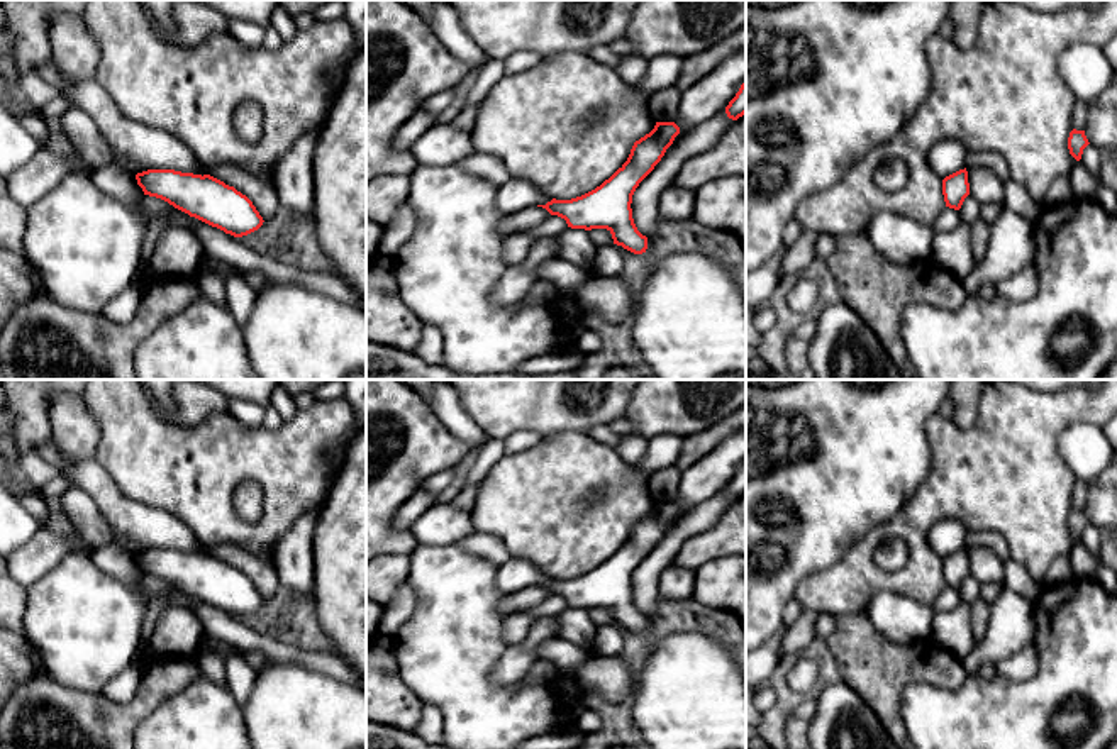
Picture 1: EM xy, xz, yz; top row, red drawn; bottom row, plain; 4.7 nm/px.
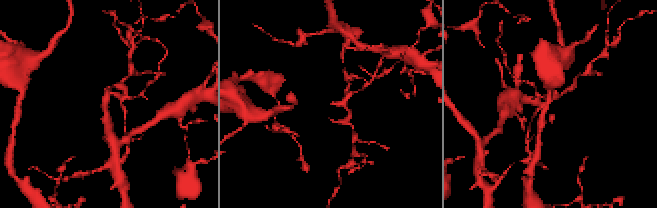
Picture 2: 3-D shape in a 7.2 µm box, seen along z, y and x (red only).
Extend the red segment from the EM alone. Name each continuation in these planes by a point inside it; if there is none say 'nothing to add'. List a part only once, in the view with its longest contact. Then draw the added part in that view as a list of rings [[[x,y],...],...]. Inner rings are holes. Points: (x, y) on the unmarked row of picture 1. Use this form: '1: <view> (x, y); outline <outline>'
nothing to add

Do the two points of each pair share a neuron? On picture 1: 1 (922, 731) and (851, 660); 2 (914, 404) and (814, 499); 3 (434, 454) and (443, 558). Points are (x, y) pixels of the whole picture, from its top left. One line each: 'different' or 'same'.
1: different
2: same
3: different

